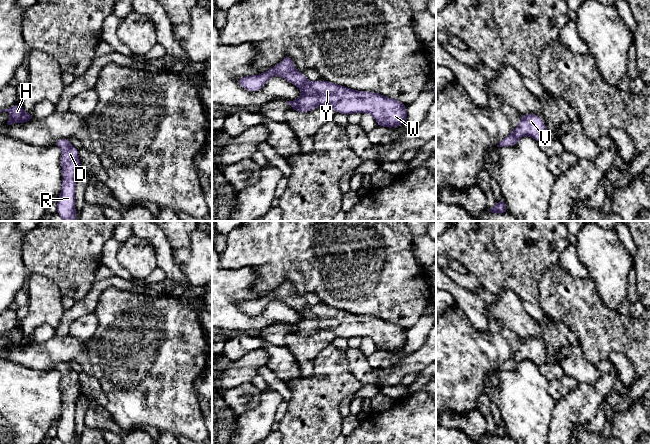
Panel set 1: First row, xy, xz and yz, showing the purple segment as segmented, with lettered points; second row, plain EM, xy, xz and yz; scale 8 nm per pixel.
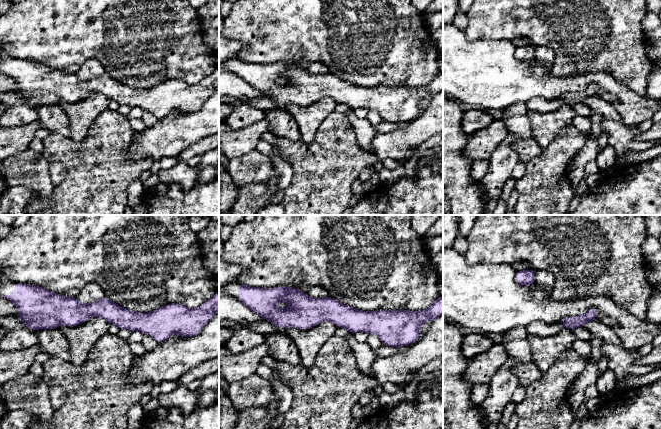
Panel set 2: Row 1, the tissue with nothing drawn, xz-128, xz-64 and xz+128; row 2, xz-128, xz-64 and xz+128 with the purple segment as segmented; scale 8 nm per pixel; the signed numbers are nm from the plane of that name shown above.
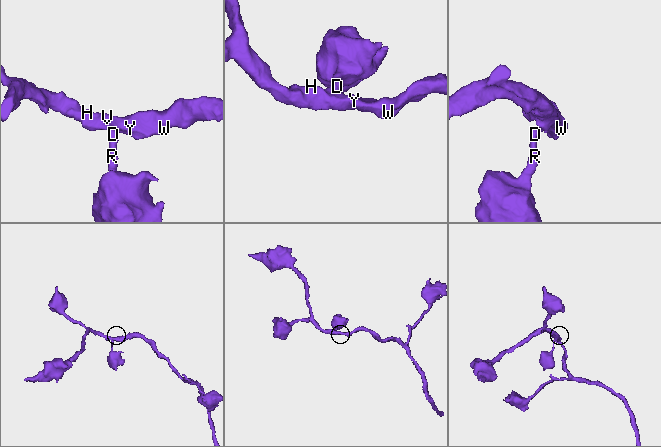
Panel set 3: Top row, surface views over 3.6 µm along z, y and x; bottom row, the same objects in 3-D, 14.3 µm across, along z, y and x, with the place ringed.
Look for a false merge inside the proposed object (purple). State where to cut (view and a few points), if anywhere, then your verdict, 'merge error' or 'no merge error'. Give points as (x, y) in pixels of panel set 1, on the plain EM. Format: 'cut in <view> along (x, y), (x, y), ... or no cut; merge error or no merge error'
no cut; no merge error

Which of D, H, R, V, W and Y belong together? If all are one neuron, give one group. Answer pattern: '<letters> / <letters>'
D H R V W Y

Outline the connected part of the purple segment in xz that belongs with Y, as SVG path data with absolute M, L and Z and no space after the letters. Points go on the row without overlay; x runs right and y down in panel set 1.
M287 279L268 295L238 302L237 306L244 313L257 316L275 299L286 303L302 316L298 323L287 325L292 334L310 336L318 330L327 330L347 340L352 337L369 337L378 350L387 352L400 351L407 343L407 329L401 325L376 316L343 311L327 304L308 305L302 296L295 293L293 283Z

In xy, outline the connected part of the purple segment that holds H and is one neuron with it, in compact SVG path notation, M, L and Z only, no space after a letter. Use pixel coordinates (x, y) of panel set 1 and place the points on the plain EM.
M16 328L8 333L0 334L0 336L2 335L6 335L11 339L9 345L7 346L8 349L11 349L14 347L25 347L34 343L30 337L26 336L21 331L20 328Z

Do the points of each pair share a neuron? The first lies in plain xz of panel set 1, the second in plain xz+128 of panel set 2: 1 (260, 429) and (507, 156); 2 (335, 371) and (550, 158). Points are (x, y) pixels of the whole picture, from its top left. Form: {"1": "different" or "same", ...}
{"1": "same", "2": "same"}

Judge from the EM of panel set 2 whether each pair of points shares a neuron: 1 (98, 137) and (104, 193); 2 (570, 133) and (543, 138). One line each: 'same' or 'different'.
1: same
2: different

